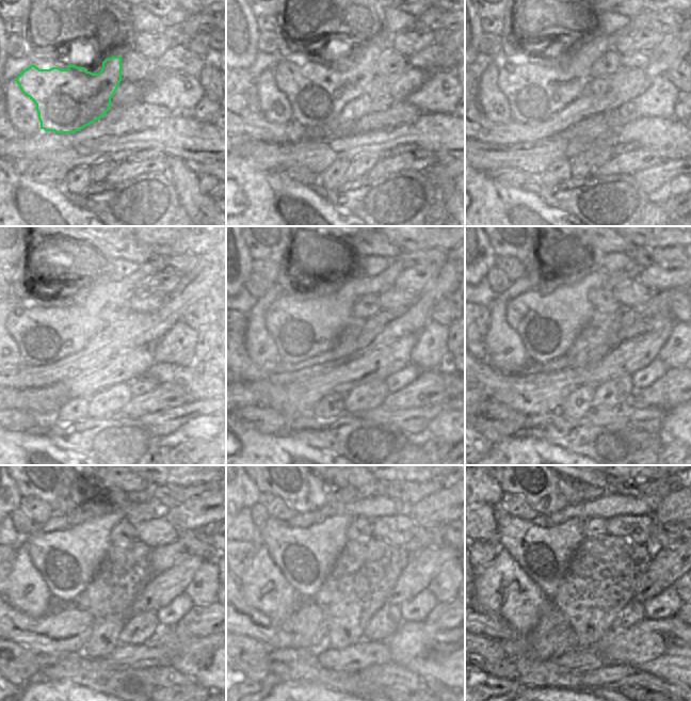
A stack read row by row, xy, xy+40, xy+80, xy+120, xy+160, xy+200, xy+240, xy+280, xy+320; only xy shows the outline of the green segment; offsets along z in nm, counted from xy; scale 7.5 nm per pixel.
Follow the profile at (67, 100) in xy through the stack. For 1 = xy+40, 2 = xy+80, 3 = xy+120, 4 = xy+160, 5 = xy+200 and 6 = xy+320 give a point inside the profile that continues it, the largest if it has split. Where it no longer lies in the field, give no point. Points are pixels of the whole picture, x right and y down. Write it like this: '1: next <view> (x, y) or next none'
1: next xy+40 (273, 72)
2: next xy+80 (511, 82)
3: next xy+120 (62, 329)
4: next xy+160 (302, 329)
5: next xy+200 (547, 323)
6: next xy+320 (544, 554)

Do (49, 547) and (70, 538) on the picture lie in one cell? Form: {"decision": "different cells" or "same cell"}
{"decision": "same cell"}

